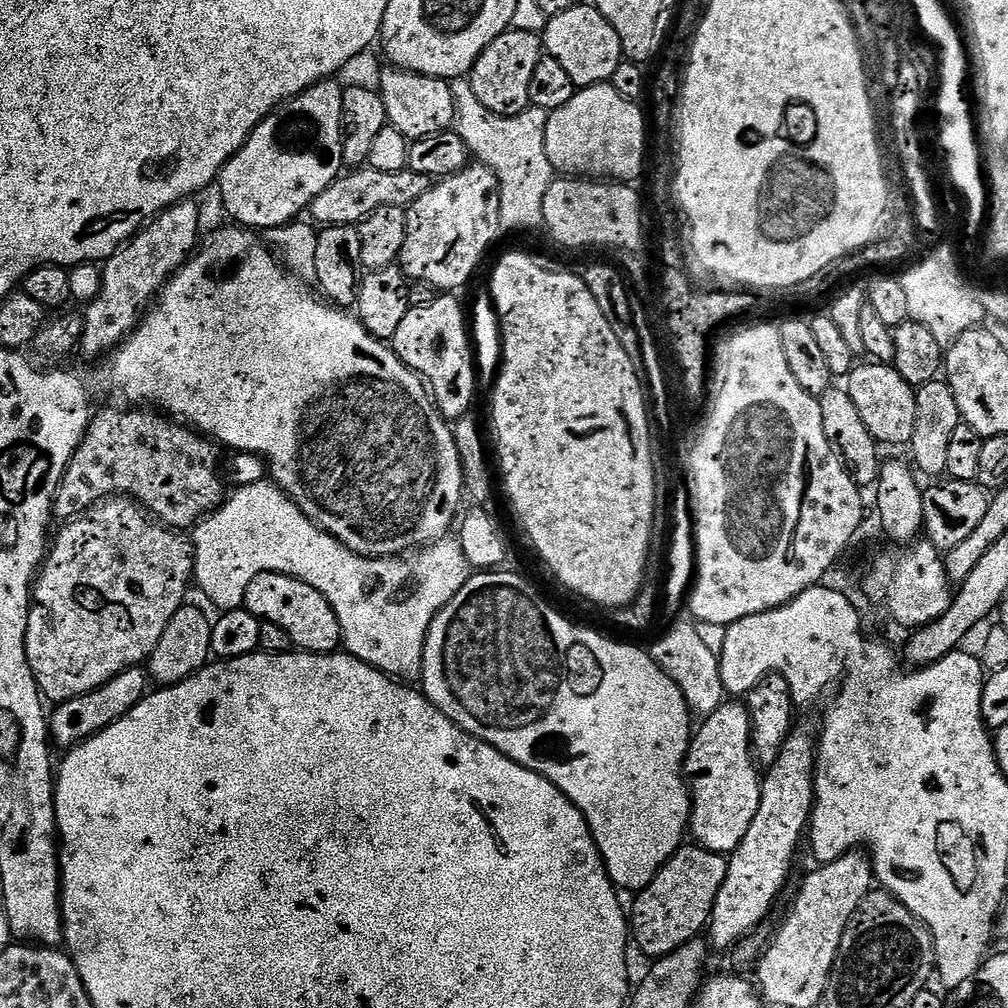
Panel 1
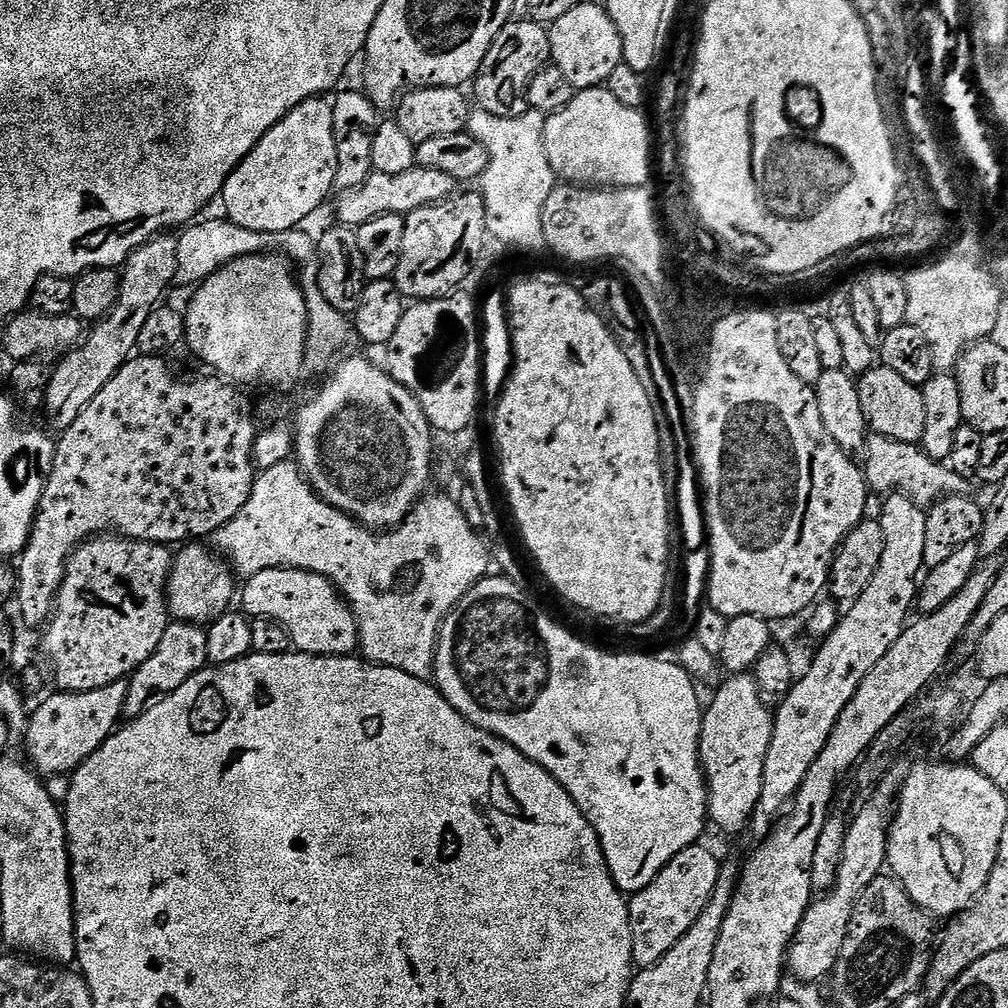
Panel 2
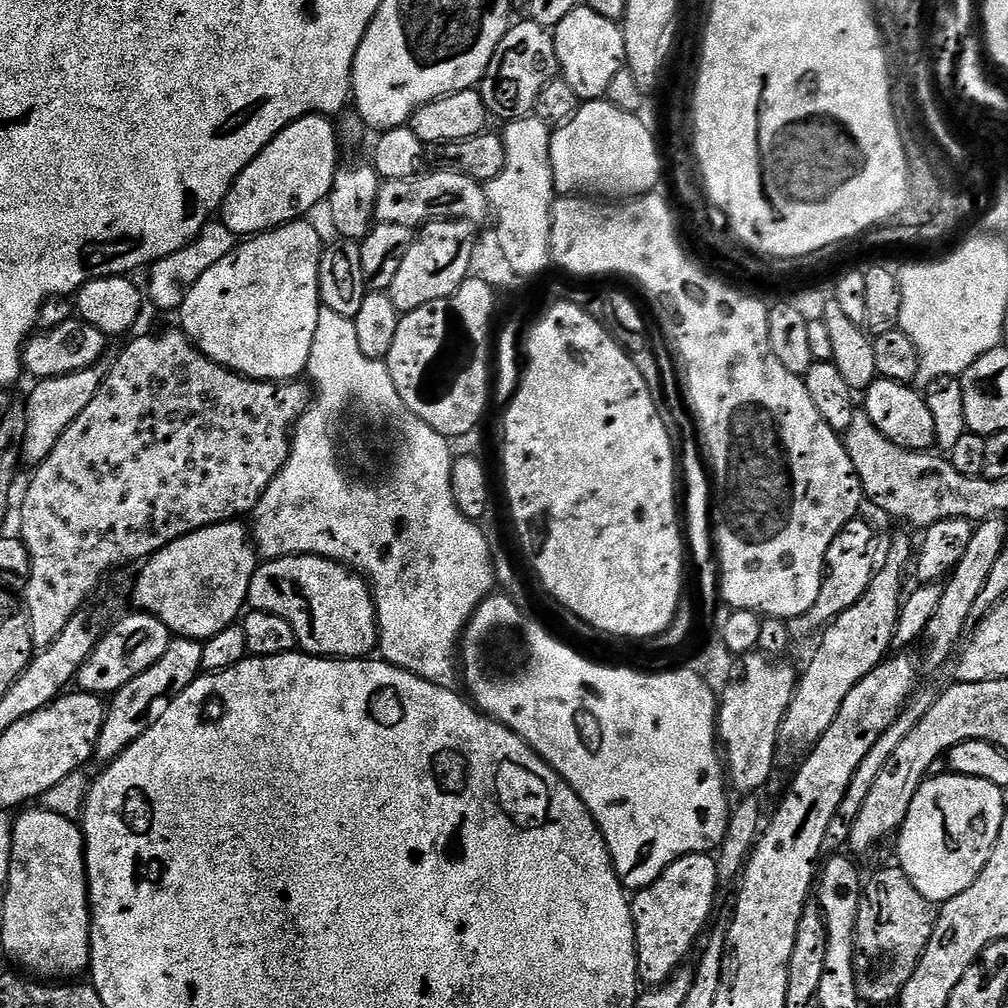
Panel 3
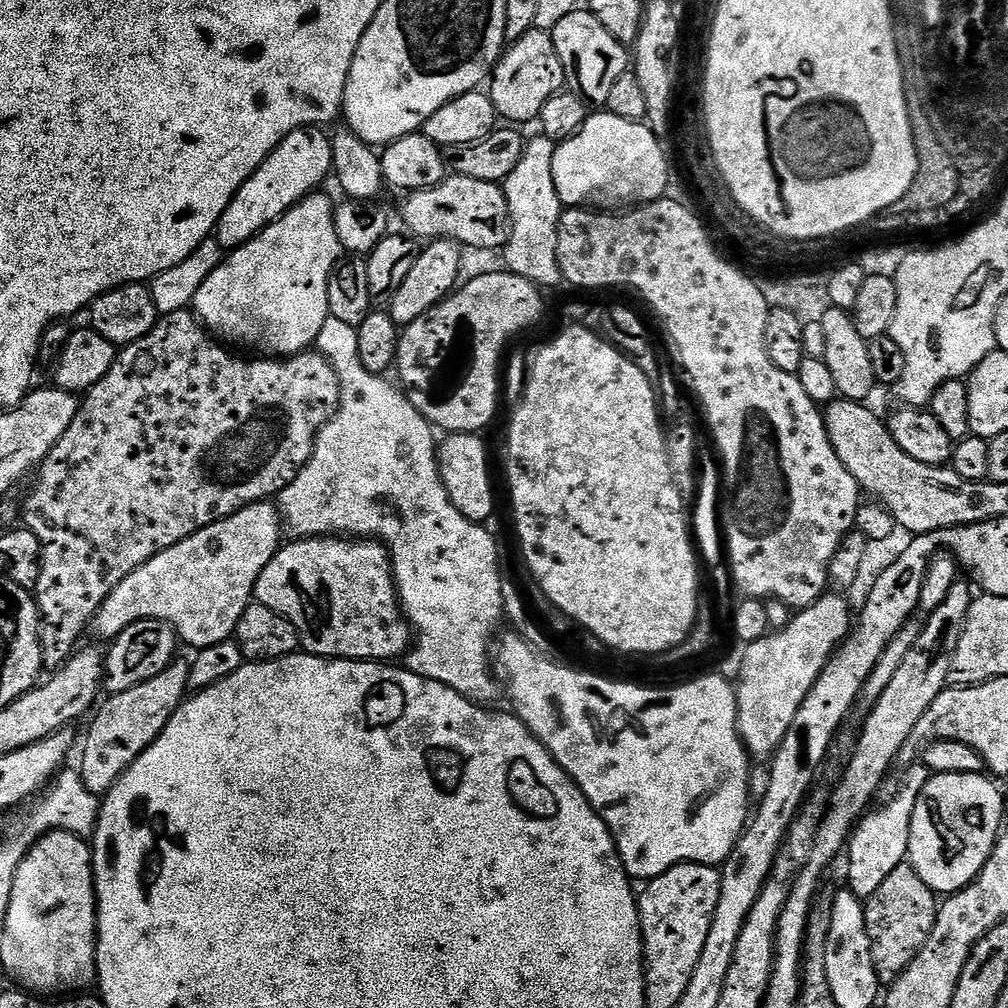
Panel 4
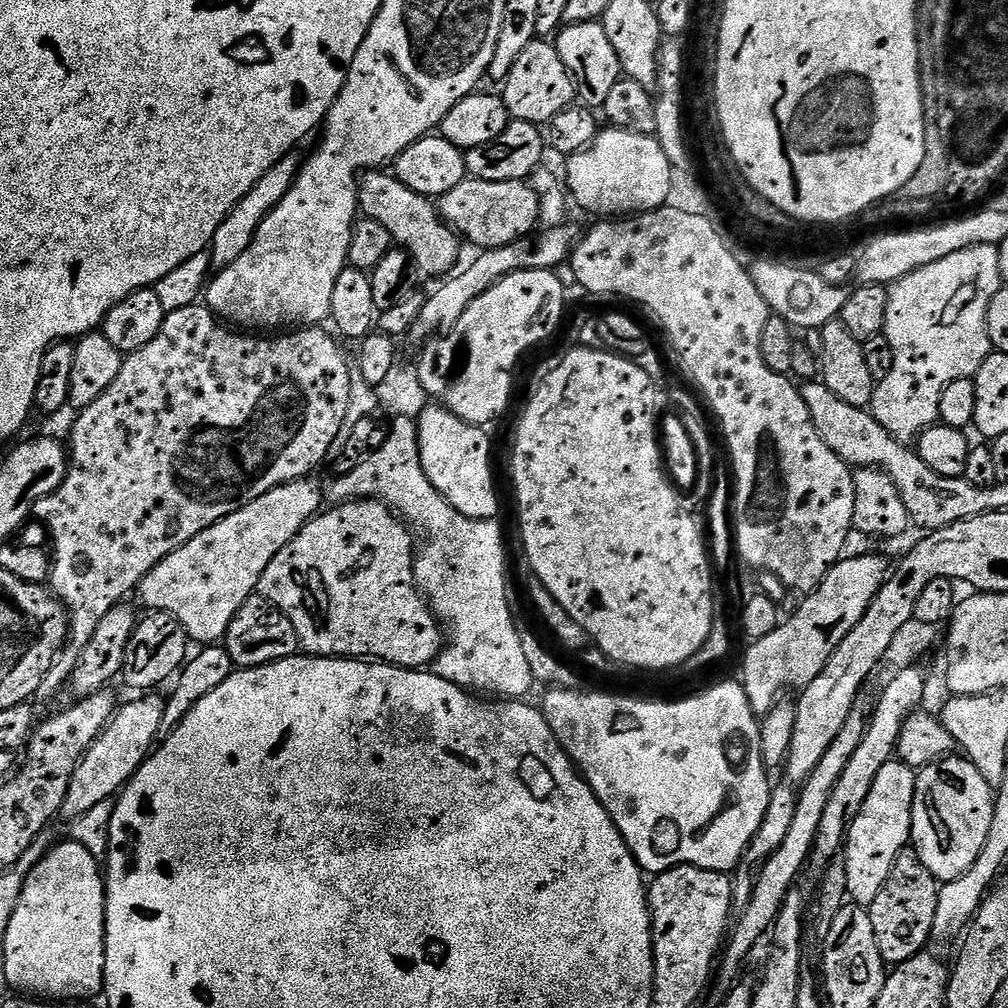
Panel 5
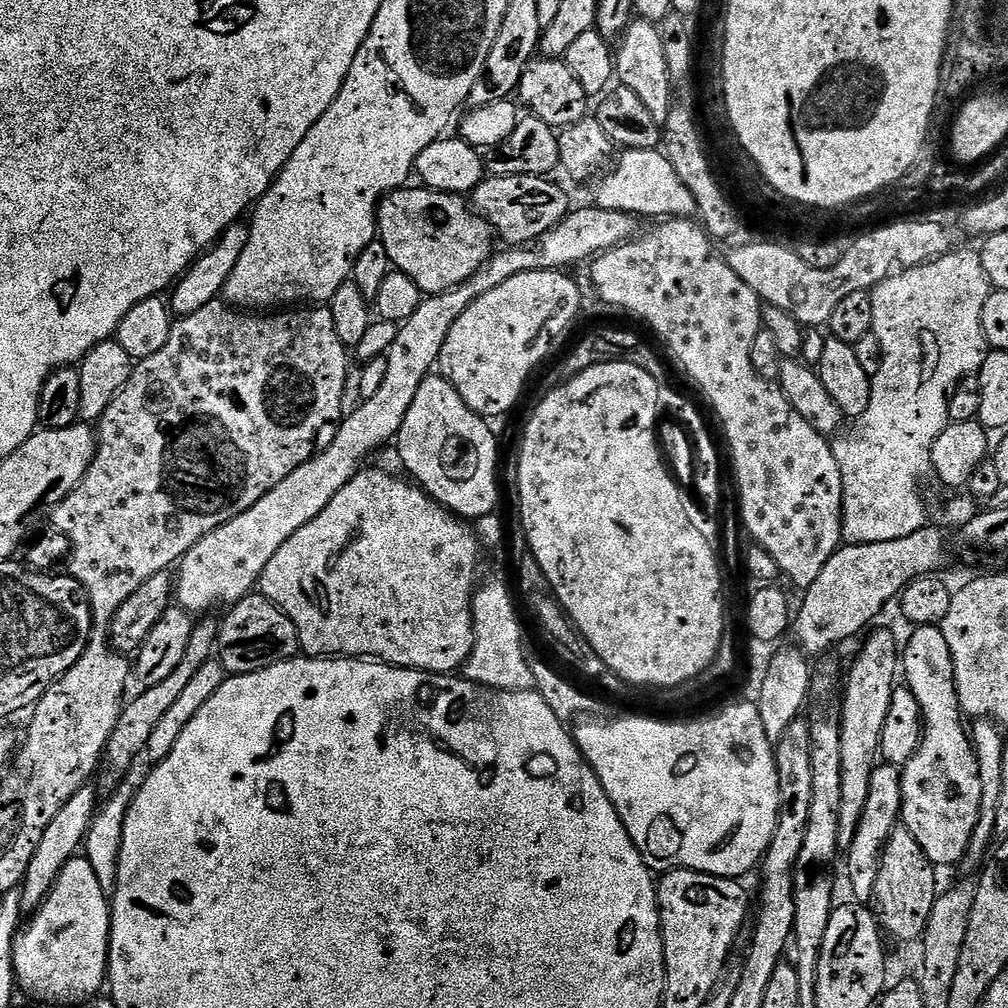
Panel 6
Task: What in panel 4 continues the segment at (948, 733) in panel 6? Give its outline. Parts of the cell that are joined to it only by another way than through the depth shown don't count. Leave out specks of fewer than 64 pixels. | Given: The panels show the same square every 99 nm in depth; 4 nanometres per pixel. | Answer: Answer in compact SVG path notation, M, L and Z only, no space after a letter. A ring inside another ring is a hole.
M934 774L921 791L910 822L907 859L914 870L918 870L918 878L922 878L922 882L926 882L926 886L930 886L933 892L951 894L967 888L984 869L985 862L996 849L1002 831L1000 823L1004 820L1004 796L991 782L984 774Z

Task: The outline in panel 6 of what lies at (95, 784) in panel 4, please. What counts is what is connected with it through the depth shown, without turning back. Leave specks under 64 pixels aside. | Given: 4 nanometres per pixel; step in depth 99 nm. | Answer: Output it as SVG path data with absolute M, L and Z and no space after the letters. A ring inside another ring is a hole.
M86 786L58 810L54 822L46 826L46 831L42 833L42 842L38 842L38 854L34 854L34 859L30 862L30 870L26 870L24 882L18 891L20 894L20 906L25 913L31 914L40 907L40 903L50 894L50 890L56 885L58 874L66 862L70 862L81 851L84 837L88 835L92 825L92 817L96 814L98 799L92 786Z

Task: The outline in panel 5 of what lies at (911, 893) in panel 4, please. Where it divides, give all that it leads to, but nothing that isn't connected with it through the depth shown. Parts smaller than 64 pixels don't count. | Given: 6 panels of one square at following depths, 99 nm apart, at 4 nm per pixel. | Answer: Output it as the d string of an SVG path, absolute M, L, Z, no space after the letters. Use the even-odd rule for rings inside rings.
M914 850L900 851L885 885L878 891L874 902L866 908L885 965L905 964L929 947L939 893L940 884L936 876L926 870L920 855Z

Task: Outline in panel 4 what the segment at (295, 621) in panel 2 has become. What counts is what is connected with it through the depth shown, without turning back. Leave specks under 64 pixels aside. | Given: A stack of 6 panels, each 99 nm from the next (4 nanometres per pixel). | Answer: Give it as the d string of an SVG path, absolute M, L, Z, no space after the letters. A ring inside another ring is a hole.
M314 536L311 538L296 538L293 544L285 543L275 558L268 563L266 570L256 583L254 593L255 603L262 606L270 606L278 614L282 614L298 630L300 635L300 648L305 653L314 656L327 656L333 660L370 660L373 662L392 662L395 656L403 657L407 653L414 640L414 629L408 623L400 606L400 597L396 595L396 580L392 577L392 558L388 555L388 549L375 538L337 538L334 536Z

